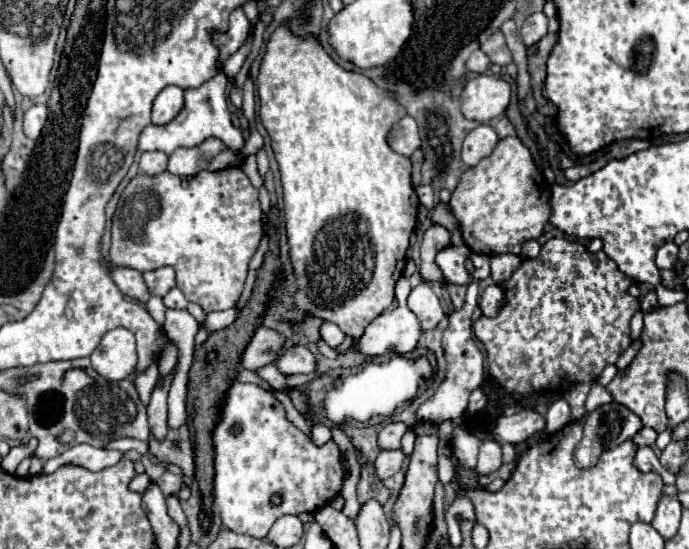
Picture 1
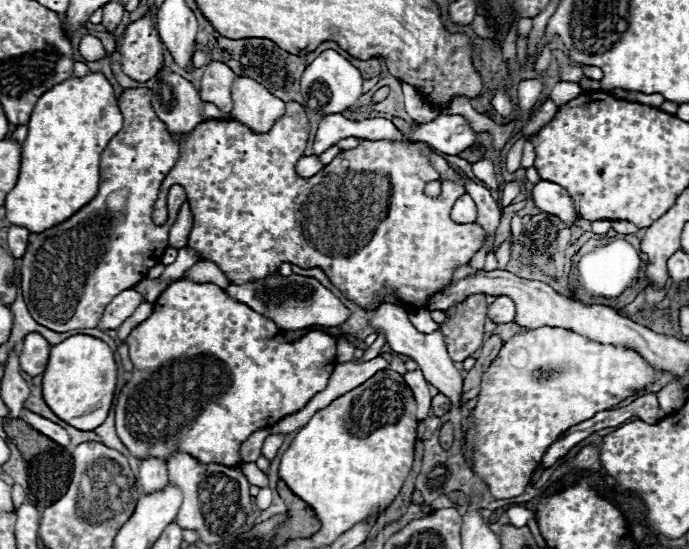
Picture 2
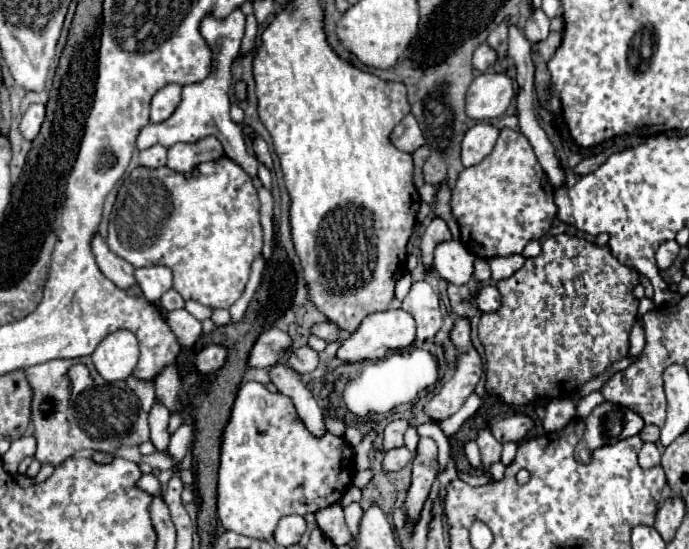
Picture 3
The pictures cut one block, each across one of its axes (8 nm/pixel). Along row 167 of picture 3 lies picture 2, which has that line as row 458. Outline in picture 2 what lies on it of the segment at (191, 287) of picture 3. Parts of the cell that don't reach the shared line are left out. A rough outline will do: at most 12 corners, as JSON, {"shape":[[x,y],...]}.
{"shape":[[172,282],[124,340],[136,458],[240,466],[304,408],[336,338]]}

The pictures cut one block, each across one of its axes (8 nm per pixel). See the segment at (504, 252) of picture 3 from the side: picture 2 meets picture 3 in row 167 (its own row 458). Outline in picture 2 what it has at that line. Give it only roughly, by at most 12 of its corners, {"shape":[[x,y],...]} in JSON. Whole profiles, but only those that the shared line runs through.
{"shape":[[542,326],[504,342],[468,442],[520,496],[570,426],[650,386],[636,350]]}

